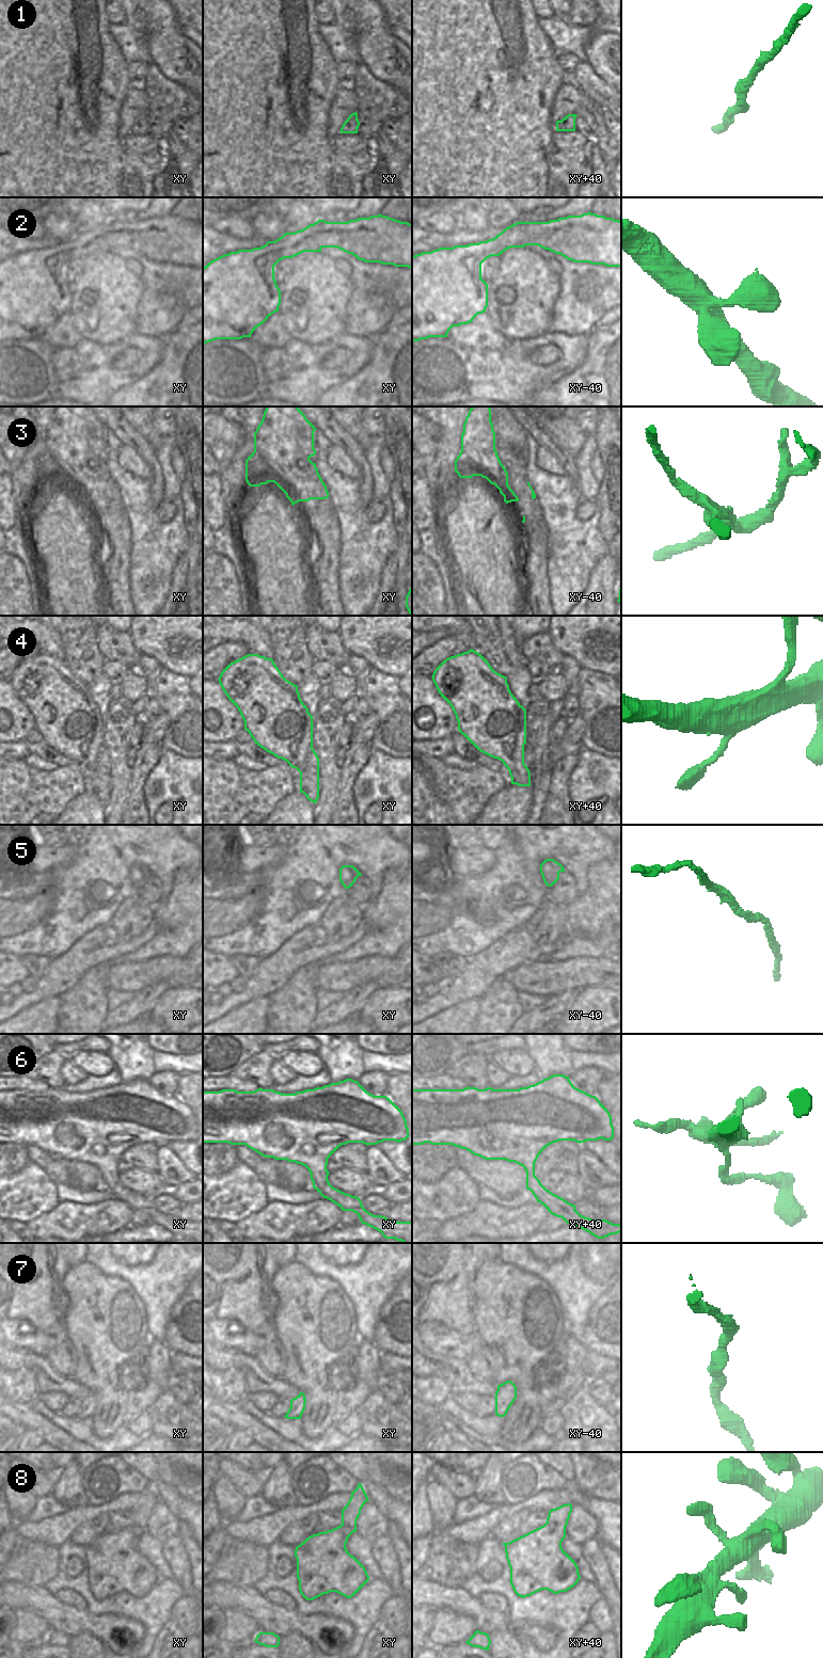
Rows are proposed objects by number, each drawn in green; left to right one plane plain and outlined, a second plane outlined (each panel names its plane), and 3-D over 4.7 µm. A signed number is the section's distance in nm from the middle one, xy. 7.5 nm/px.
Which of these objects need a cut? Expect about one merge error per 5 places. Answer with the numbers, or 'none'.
3

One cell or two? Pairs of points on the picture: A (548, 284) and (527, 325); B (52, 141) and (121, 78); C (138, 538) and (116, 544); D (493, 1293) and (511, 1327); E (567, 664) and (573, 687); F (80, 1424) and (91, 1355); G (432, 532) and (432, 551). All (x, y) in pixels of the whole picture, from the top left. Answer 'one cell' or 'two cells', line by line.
A: one cell
B: one cell
C: two cells
D: one cell
E: one cell
F: two cells
G: one cell

